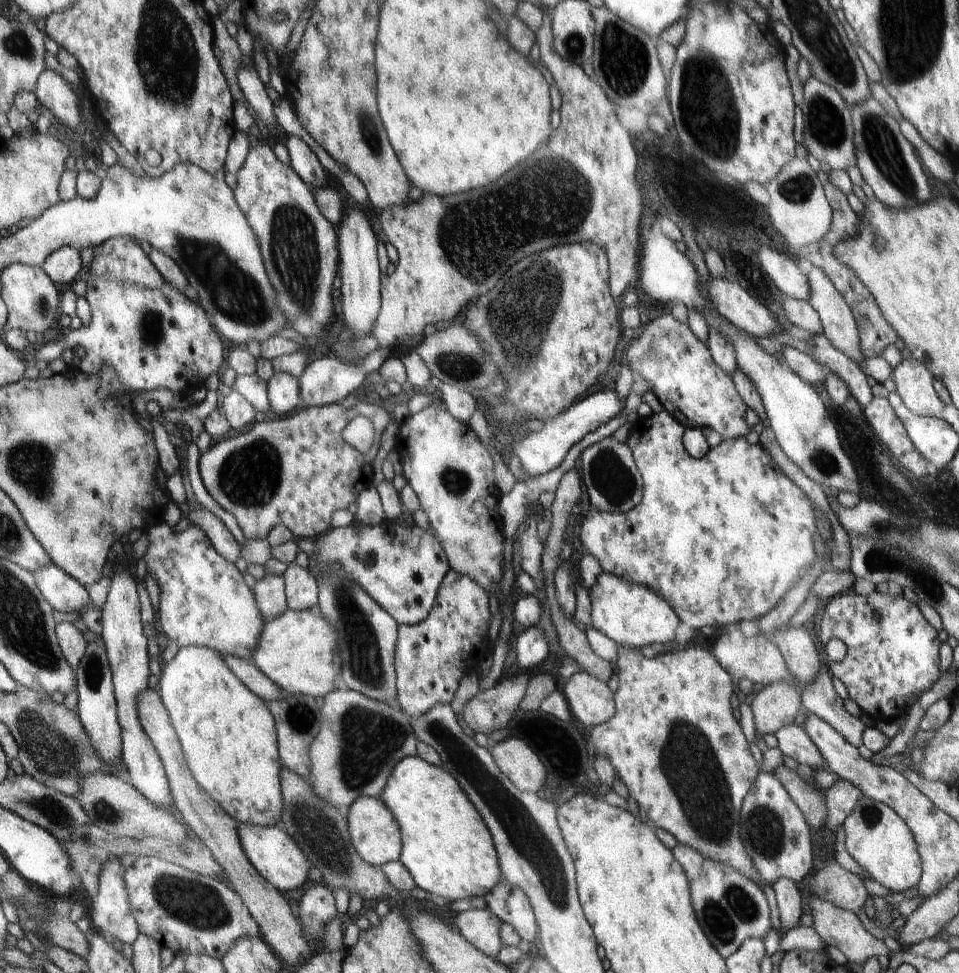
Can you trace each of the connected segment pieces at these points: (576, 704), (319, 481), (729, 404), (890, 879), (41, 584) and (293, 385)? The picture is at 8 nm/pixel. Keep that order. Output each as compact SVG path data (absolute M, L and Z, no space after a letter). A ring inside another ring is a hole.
M584 670L567 678L563 695L573 718L588 728L604 724L616 714L614 693Z
M360 401L351 409L341 404L329 404L314 408L304 407L298 414L276 420L262 420L259 417L250 432L213 443L207 451L201 453L198 466L200 476L210 496L236 518L248 540L264 540L270 529L278 525L286 526L294 536L316 540L331 529L334 511L348 509L370 485L374 470L372 464L380 446L380 437L390 419L391 414L384 407L366 401ZM356 416L368 418L373 426L373 443L366 454L362 454L342 438L342 431Z
M663 315L653 322L643 325L639 338L632 341L624 350L623 361L628 365L636 379L648 382L650 390L658 397L658 402L664 407L664 411L671 414L685 428L708 428L716 430L722 439L744 438L752 429L746 422L746 402L738 394L736 386L730 374L726 374L710 354L710 350L704 342L700 342L688 324L678 322L672 315Z
M870 797L859 798L854 812L844 820L843 826L846 850L866 876L894 893L904 892L918 884L923 866L914 835L892 808Z
M54 563L46 564L31 572L36 586L52 606L60 612L83 612L90 602L86 587Z
M274 373L267 381L268 400L270 400L270 410L277 415L290 414L296 406L300 406L299 380L292 374Z

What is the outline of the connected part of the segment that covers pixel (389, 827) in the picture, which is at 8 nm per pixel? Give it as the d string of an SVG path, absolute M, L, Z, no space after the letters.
M368 796L356 798L349 806L347 820L350 840L364 862L379 868L379 866L384 866L388 862L400 860L400 854L402 854L400 826L398 826L398 822L394 820L392 812L386 808L386 804L380 798Z

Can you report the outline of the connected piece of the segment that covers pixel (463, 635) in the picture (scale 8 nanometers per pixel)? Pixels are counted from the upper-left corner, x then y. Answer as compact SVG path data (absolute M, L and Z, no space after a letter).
M450 569L444 576L438 589L436 602L422 622L415 625L398 625L398 642L396 642L396 688L399 707L409 718L418 718L426 714L434 704L451 704L460 680L493 654L493 642L490 640L488 629L492 618L494 602L490 595L478 582L468 576L458 574Z

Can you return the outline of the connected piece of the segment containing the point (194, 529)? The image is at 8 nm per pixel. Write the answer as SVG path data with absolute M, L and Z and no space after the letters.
M164 519L144 531L150 540L144 554L147 572L160 586L162 632L180 647L206 647L253 663L265 621L238 567L222 558L196 525L177 532Z

